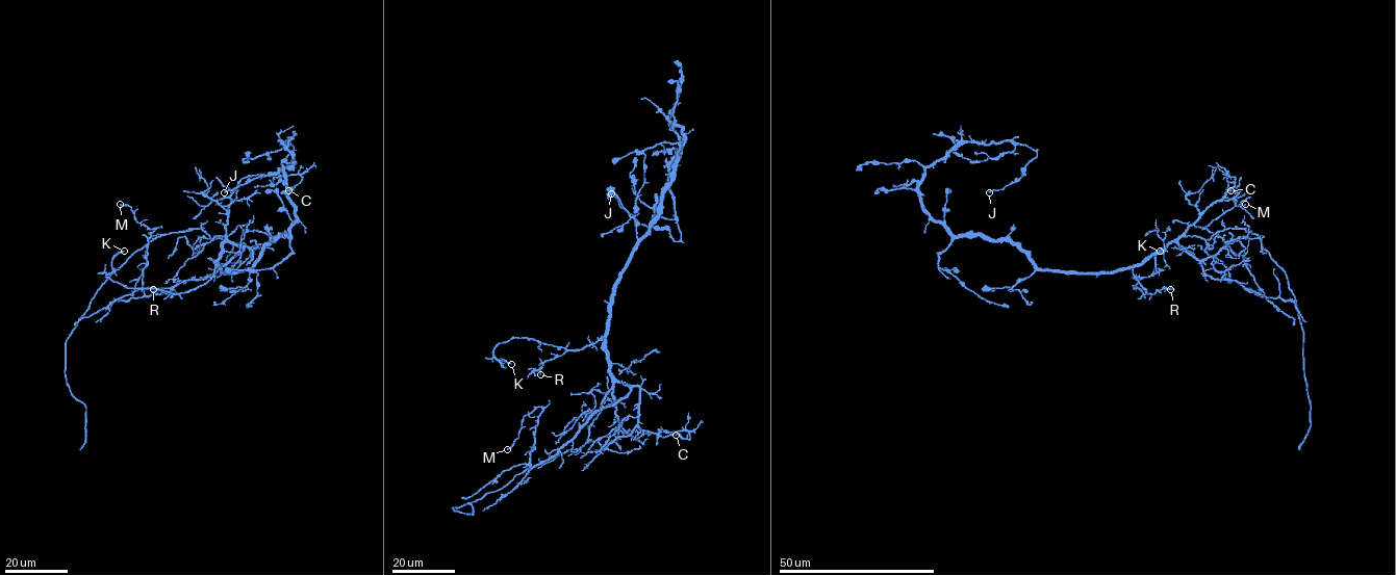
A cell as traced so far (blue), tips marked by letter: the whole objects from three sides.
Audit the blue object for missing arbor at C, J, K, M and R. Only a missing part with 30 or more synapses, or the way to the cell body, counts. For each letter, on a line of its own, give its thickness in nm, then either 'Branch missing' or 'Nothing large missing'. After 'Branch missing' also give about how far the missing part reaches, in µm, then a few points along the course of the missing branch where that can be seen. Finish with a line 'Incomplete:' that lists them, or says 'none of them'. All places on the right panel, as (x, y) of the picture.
C: Thickness 180 nm. Nothing large missing
J: Thickness 220 nm. Nothing large missing
K: Thickness 160 nm. Nothing large missing
M: Thickness 200 nm. Nothing large missing
R: Thickness 110 nm. Nothing large missing
Incomplete: none of them

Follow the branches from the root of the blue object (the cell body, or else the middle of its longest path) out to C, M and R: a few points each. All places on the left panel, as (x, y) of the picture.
C: (224, 271), (217, 261), (222, 254), (230, 195), (237, 183), (257, 175), (299, 174), (302, 180), (288, 190)
M: (224, 271), (222, 245), (237, 244), (213, 273), (146, 295), (155, 228), (120, 204)
R: (224, 271), (217, 267), (205, 283), (184, 292), (167, 294), (153, 289)

